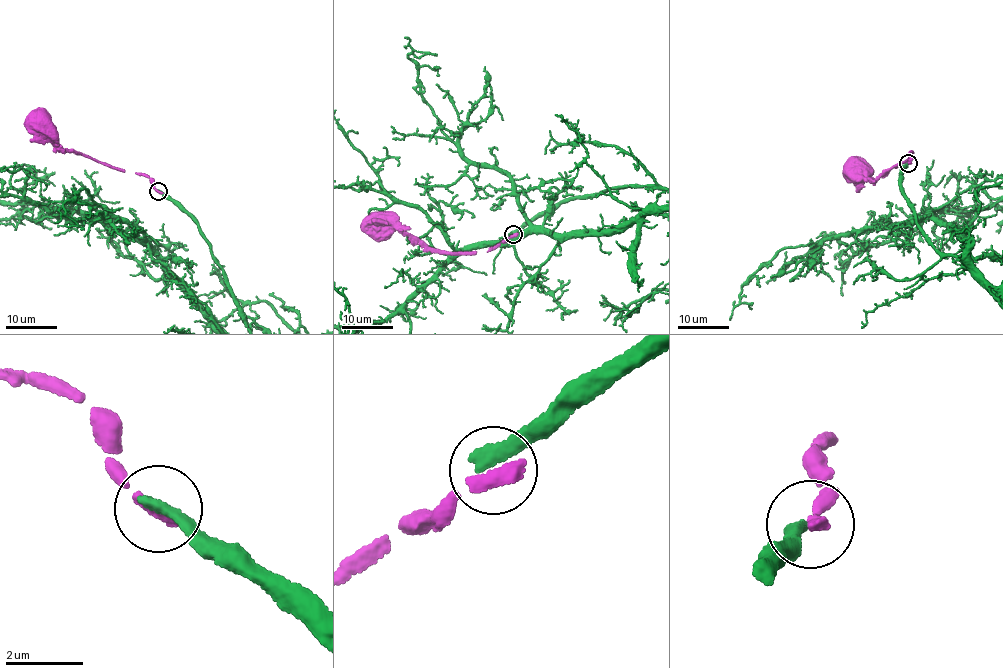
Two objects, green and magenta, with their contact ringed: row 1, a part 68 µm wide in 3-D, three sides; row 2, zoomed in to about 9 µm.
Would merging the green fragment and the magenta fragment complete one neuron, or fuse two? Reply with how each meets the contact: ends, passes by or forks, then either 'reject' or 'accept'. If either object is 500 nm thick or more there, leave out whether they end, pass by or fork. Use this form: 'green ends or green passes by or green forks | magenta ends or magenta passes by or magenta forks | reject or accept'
green ends | magenta ends | reject

